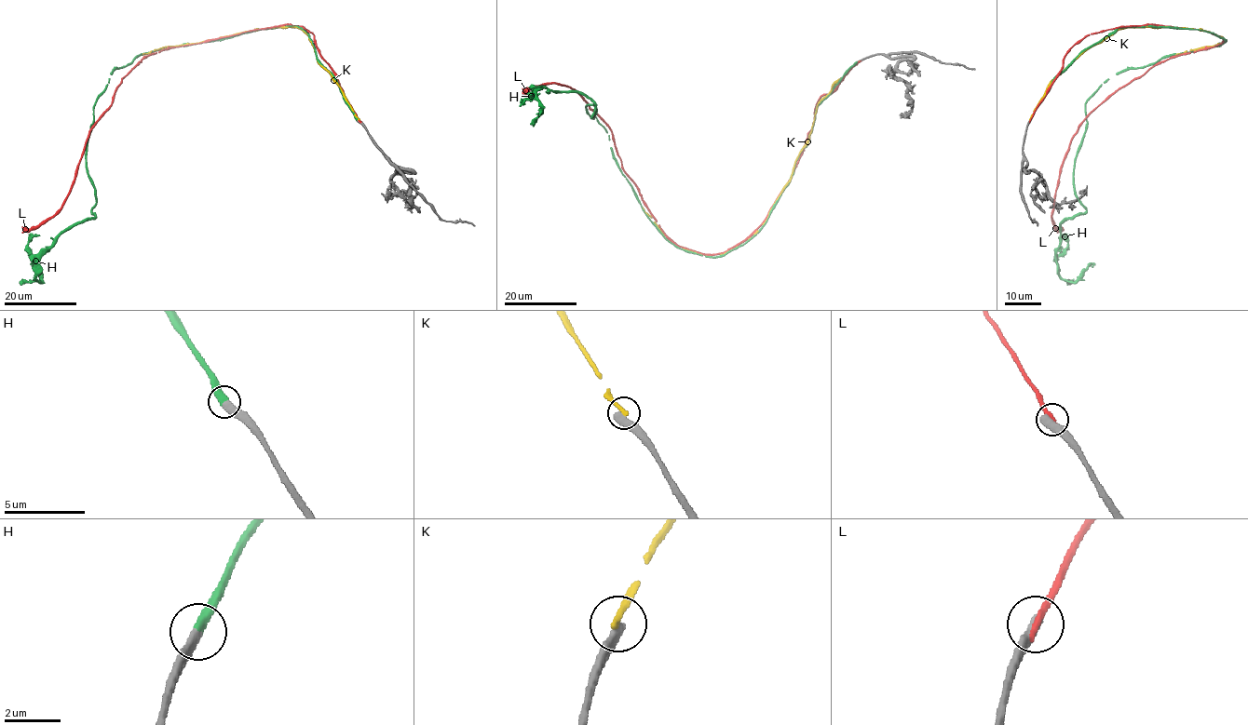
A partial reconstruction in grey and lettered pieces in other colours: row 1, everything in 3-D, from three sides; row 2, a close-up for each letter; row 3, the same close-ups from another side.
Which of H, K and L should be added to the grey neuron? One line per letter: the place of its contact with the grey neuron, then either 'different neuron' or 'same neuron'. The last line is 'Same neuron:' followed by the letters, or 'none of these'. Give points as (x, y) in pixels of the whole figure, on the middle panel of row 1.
H: meets grey at (857, 61); same neuron
K: meets grey at (859, 61); different neuron
L: meets grey at (859, 61); different neuron
Same neuron: H

